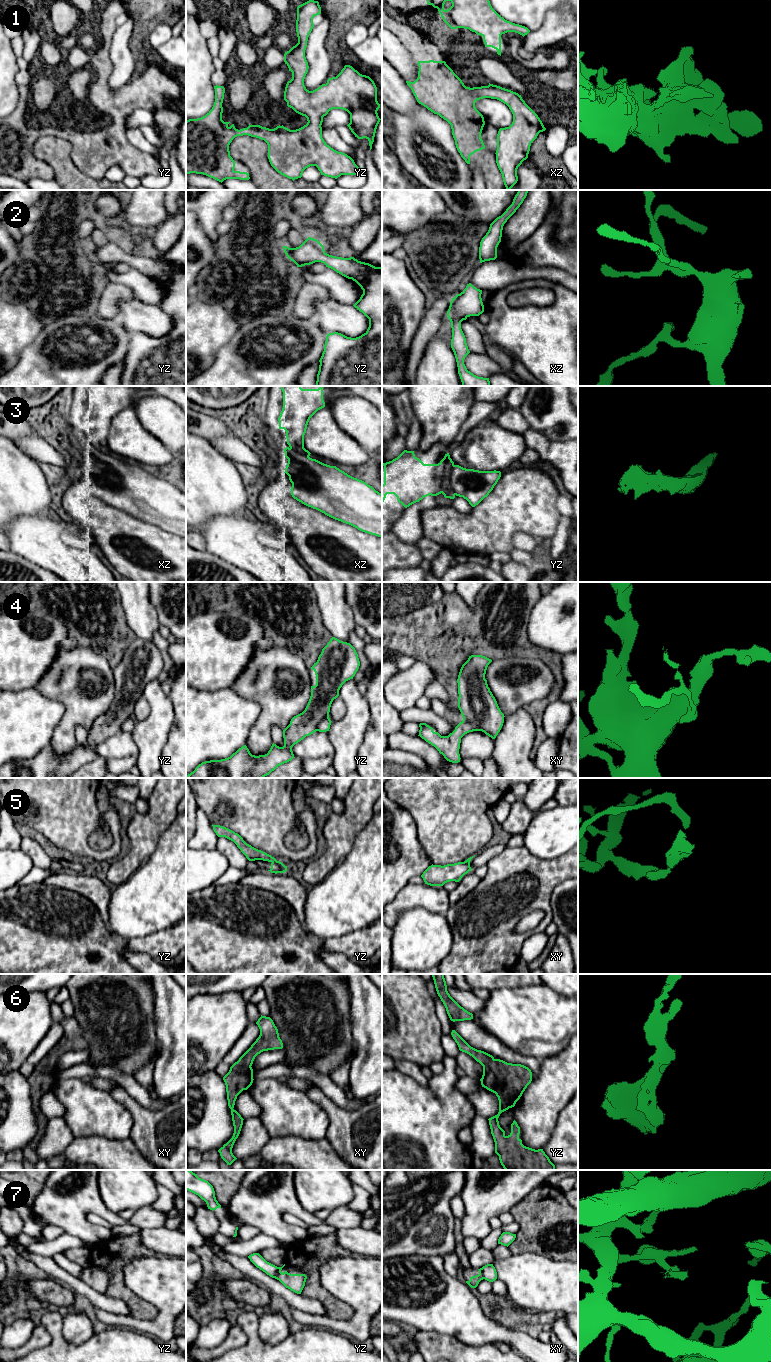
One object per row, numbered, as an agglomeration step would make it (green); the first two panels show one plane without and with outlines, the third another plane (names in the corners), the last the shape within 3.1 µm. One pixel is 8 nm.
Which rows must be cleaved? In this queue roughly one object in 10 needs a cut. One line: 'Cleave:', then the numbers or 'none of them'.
Cleave: 3, 5, 7

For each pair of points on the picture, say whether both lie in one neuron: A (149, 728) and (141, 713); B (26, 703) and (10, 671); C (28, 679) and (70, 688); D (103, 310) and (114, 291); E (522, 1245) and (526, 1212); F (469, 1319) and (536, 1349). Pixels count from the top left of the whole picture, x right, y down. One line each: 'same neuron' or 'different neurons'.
A: different neurons
B: different neurons
C: different neurons
D: same neuron
E: same neuron
F: same neuron

